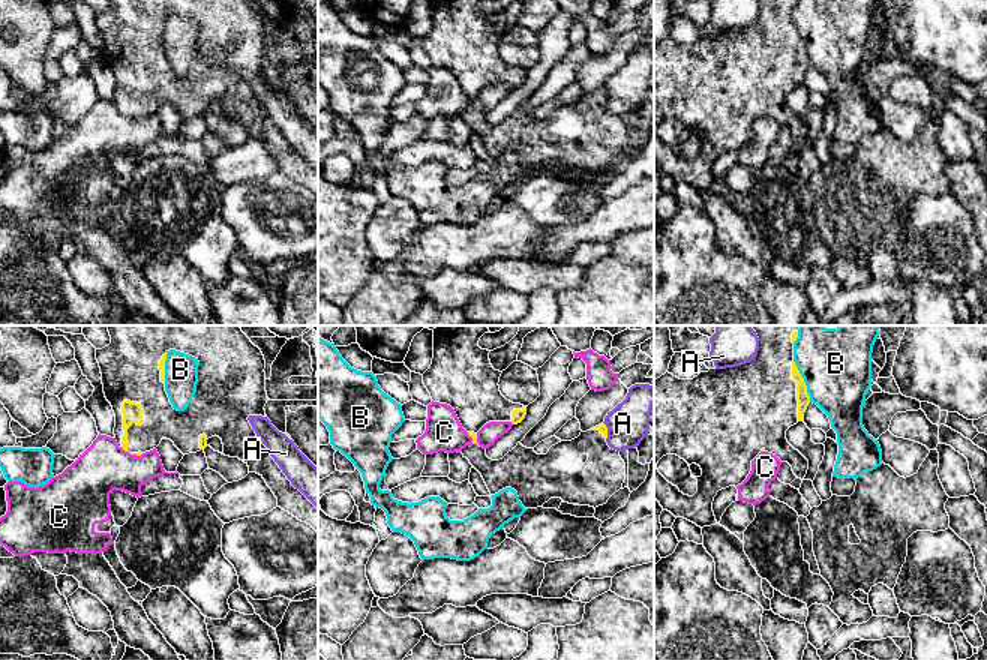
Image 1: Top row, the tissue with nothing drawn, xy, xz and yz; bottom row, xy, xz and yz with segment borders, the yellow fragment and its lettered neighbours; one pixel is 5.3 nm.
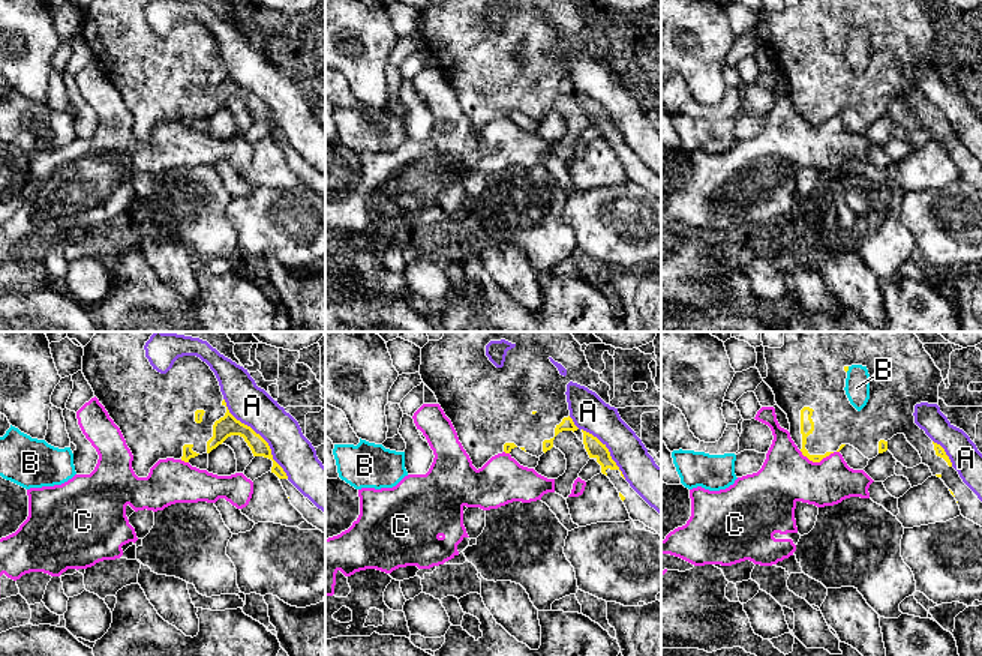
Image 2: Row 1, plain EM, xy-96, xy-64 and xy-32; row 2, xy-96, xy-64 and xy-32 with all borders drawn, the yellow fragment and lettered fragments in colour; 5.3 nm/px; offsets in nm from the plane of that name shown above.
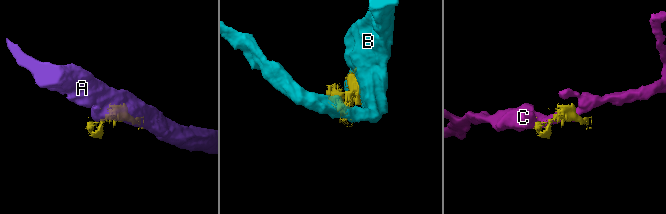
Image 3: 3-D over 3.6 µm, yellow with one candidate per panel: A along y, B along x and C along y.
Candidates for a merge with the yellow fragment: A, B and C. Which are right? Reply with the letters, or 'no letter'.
no letter

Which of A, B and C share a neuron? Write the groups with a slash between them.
A / B / C

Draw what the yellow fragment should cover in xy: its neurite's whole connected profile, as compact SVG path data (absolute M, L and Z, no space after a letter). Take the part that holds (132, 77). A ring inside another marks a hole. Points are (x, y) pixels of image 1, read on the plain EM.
M111 0L108 10L96 14L96 24L102 38L105 62L116 78L114 102L118 111L130 118L141 120L156 112L166 102L183 118L189 118L204 114L207 104L216 99L222 104L225 120L238 122L249 130L249 136L256 136L266 144L278 162L278 171L306 186L318 196L318 172L291 148L248 84L249 80L267 81L264 70L268 64L266 24L261 14L248 0ZM170 14L189 18L200 26L196 57L184 75L174 74L165 56L165 24Z

